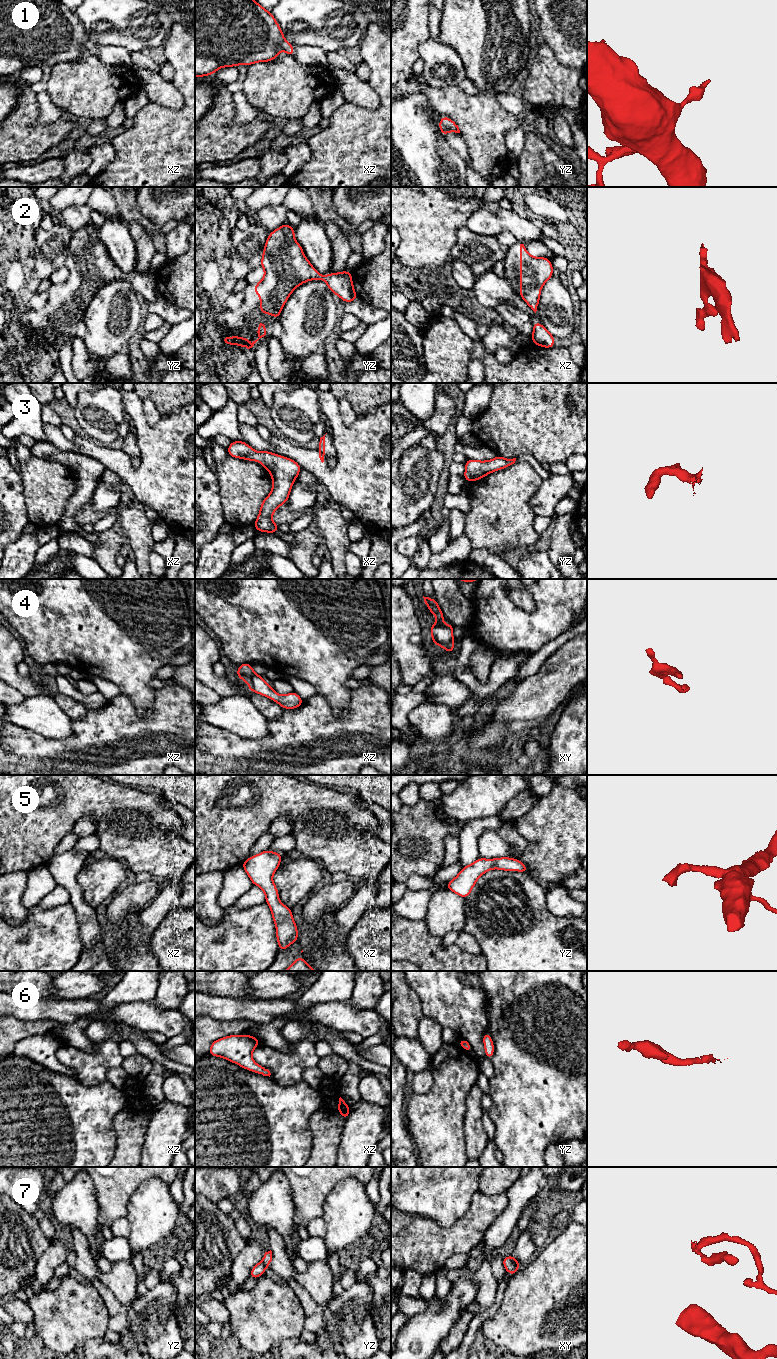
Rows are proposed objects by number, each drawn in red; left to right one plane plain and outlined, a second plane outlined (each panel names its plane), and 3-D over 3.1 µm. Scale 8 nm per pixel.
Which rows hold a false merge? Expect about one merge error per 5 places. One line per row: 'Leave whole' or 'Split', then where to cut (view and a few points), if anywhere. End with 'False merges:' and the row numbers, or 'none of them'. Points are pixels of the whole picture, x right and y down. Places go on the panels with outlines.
1: Leave whole. No split
2: Leave whole. No split
3: Leave whole. No split
4: Split. Split along xz (254, 673), (247, 682)
5: Leave whole. No split
6: Leave whole. No split
7: Split. Split along yz (262, 1260), (266, 1266)
False merges: 4, 7

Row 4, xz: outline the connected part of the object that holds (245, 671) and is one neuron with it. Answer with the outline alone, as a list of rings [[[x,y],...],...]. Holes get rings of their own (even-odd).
[[[243,663],[238,665],[238,671],[236,677],[242,679],[245,682],[249,682],[251,677],[254,675],[253,667],[250,663]]]

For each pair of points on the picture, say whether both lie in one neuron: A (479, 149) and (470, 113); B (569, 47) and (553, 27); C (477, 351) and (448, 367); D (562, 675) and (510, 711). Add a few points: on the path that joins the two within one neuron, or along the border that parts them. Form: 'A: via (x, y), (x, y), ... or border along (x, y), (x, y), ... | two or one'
A: via (479, 140), (479, 122) | one
B: via (568, 42), (558, 32) | one
C: border along (474, 340), (470, 359) | two
D: via (549, 686), (539, 695), (523, 703) | one

